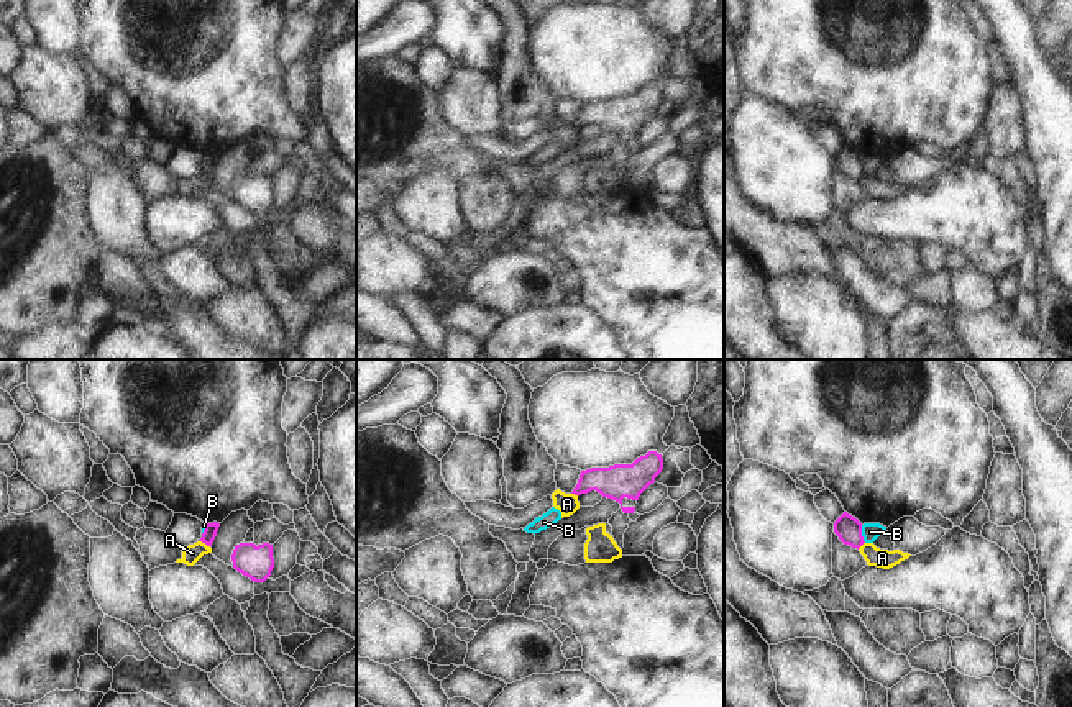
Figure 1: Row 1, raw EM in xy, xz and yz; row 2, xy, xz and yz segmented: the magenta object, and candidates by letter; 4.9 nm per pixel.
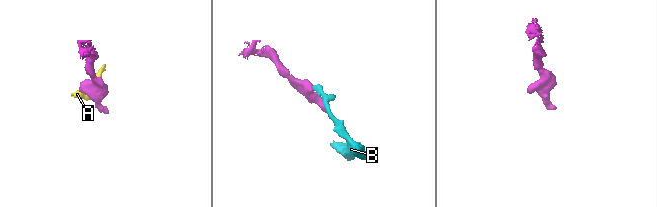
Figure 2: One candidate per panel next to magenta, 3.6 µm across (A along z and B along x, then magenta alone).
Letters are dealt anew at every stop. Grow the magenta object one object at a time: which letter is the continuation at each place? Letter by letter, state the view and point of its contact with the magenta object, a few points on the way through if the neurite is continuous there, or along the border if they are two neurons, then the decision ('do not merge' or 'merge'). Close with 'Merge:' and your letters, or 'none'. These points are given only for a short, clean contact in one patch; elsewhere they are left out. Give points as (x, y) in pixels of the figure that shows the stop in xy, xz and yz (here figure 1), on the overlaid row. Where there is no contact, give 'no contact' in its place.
A: meets magenta in xy at (206, 543); border along xy (201, 540), (209, 547); do not merge
B: meets magenta in yz at (861, 533); border along yz (861, 525), (861, 535), (865, 542); do not merge
Merge: none

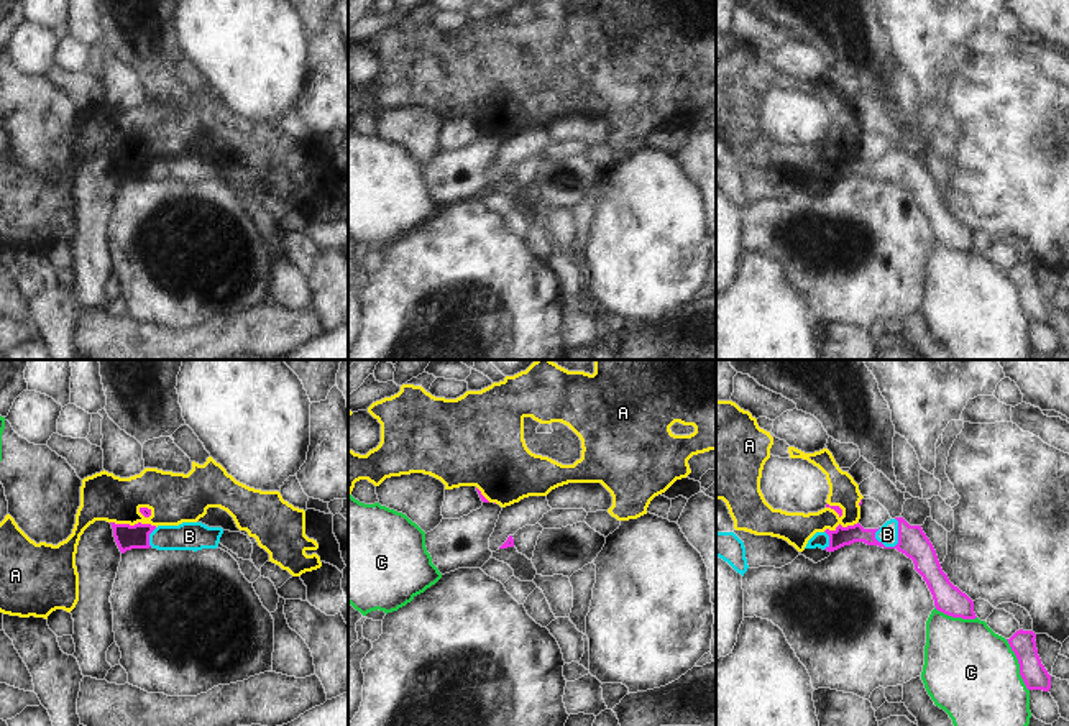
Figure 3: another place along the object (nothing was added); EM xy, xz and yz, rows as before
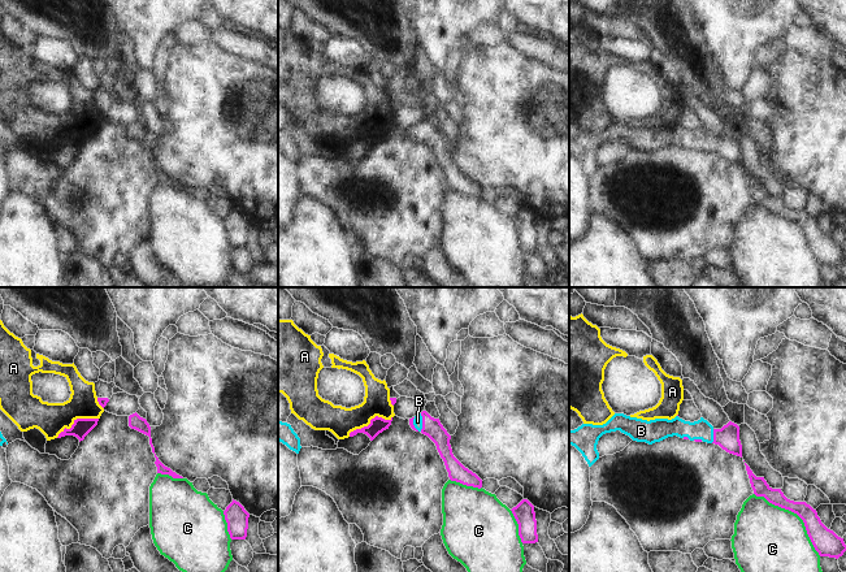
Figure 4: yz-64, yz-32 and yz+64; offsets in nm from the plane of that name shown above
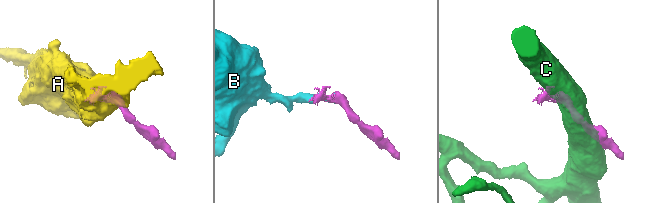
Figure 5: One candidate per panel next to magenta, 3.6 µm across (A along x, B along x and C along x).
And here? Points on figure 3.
A: meets magenta in xy at (135, 524); border along xy (110, 521), (123, 524), (150, 523), (156, 526); do not merge
B: meets magenta in yz at (899, 536); runs through yz (912, 541), (899, 536), (887, 534); merge
C: meets magenta in yz at (1020, 666); do not merge
Merge: B

